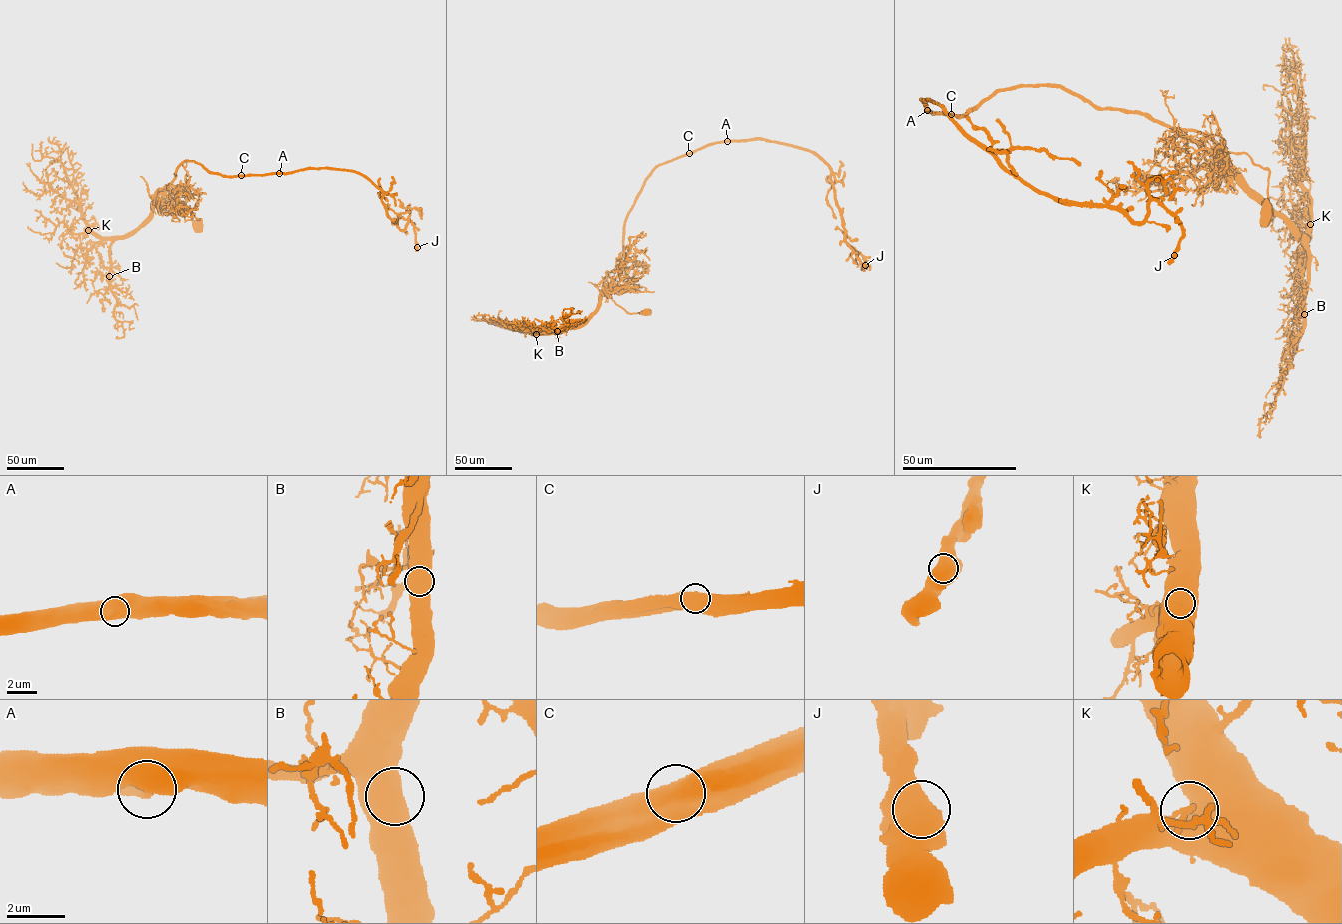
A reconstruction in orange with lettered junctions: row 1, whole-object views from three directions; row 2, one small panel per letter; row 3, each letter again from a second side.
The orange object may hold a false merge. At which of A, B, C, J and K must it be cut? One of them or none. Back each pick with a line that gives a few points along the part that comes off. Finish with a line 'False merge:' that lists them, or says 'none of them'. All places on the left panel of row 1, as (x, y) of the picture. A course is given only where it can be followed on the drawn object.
False merge: none of them

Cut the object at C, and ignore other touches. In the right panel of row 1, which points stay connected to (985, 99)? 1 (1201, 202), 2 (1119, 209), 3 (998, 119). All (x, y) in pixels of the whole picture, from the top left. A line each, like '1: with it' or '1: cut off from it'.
1: with it
2: cut off from it
3: cut off from it

